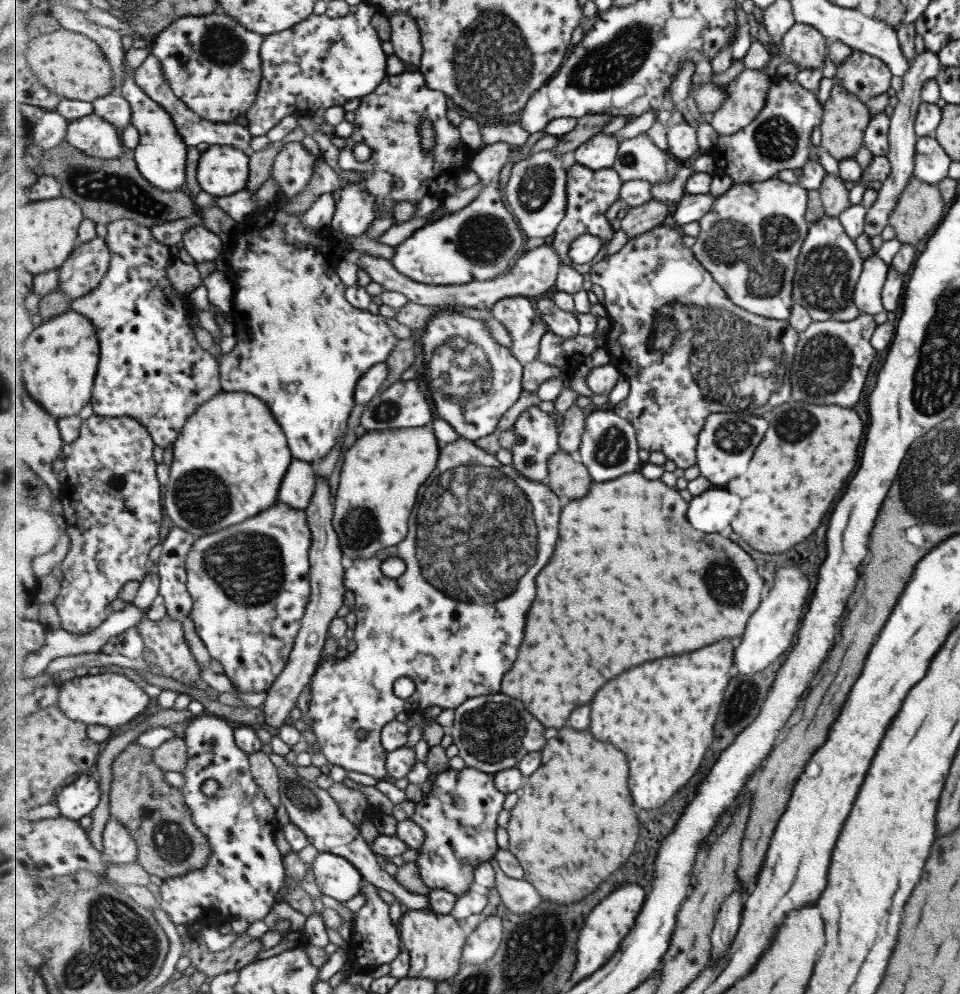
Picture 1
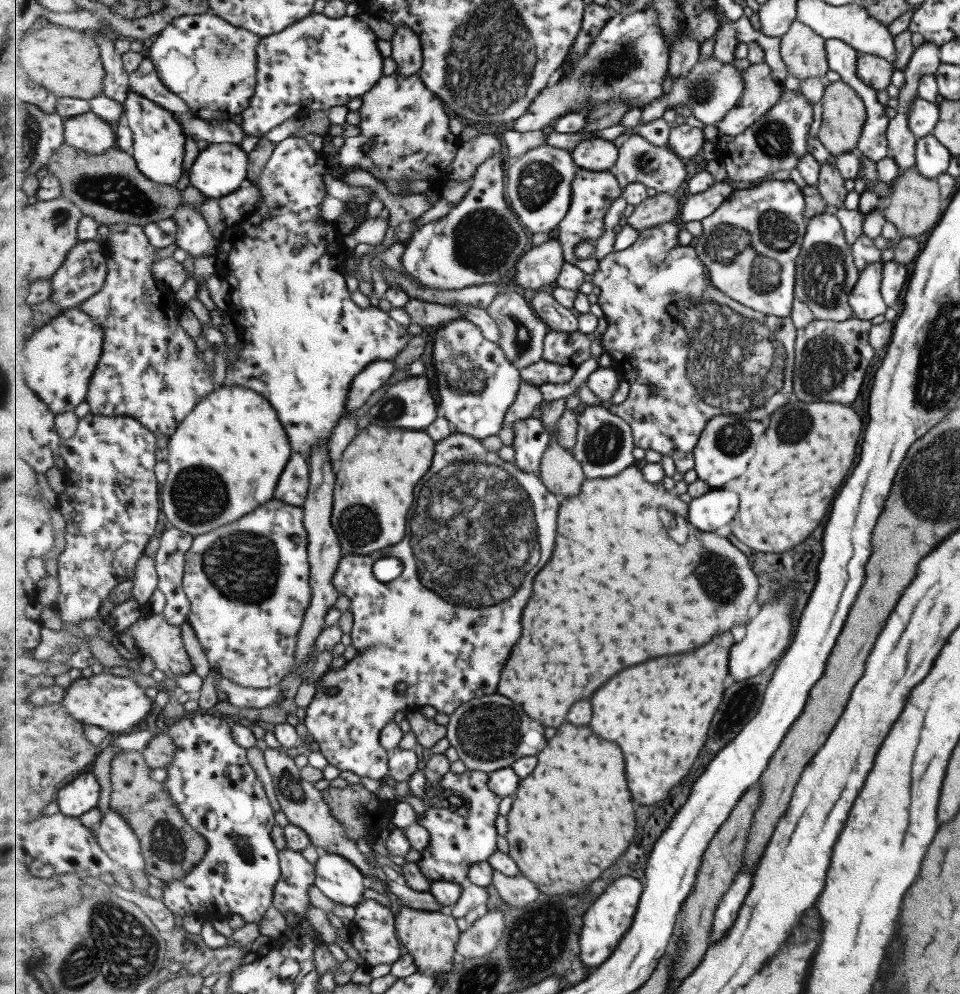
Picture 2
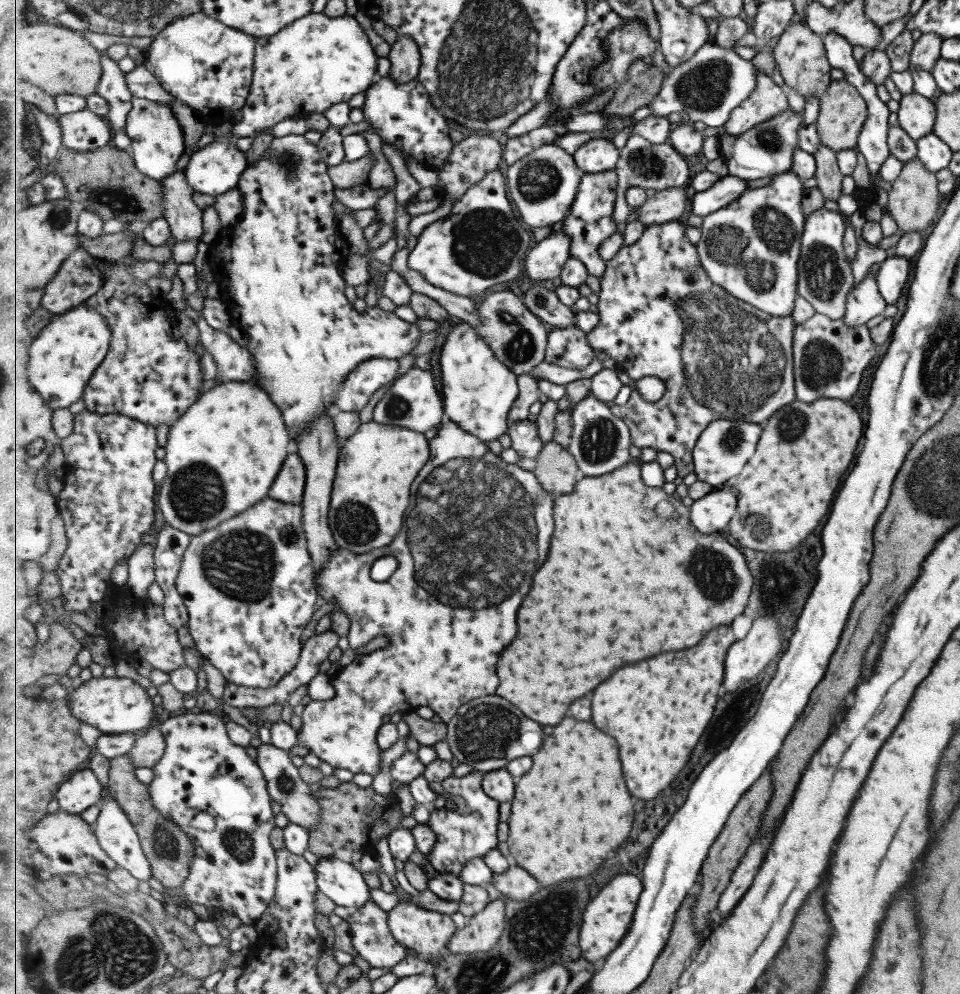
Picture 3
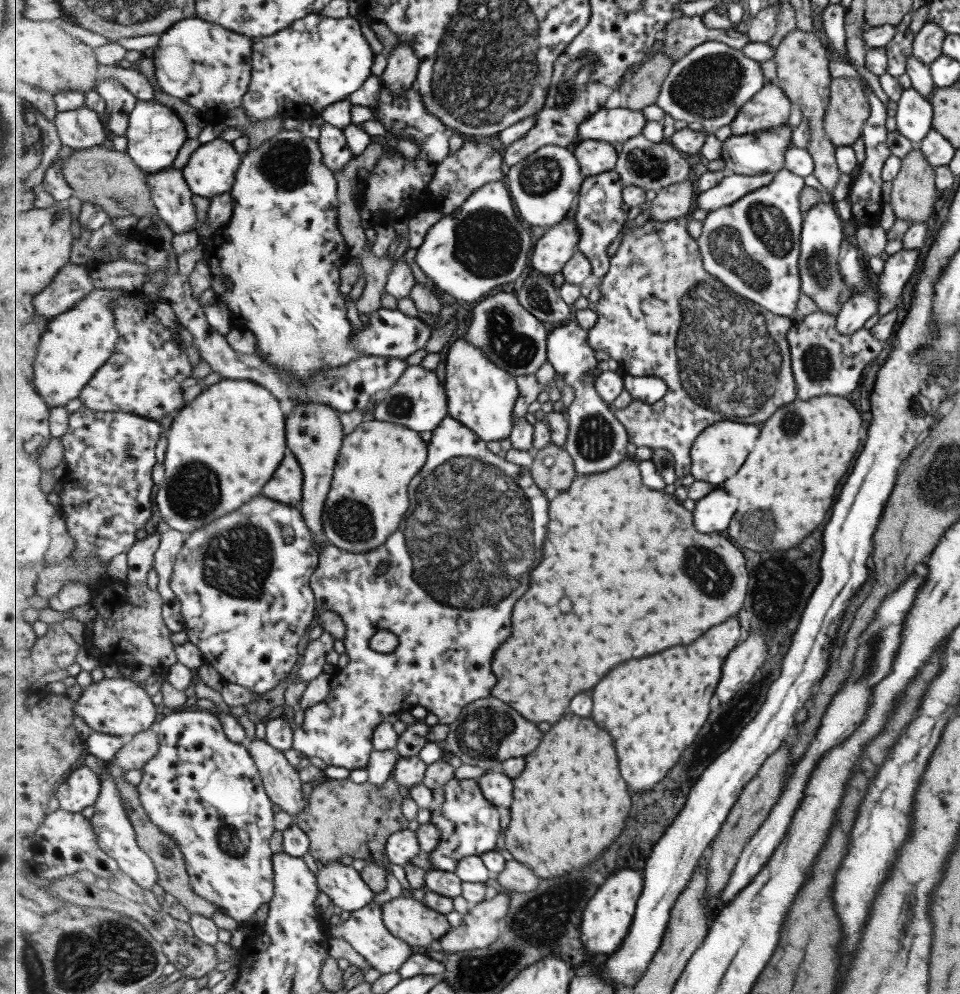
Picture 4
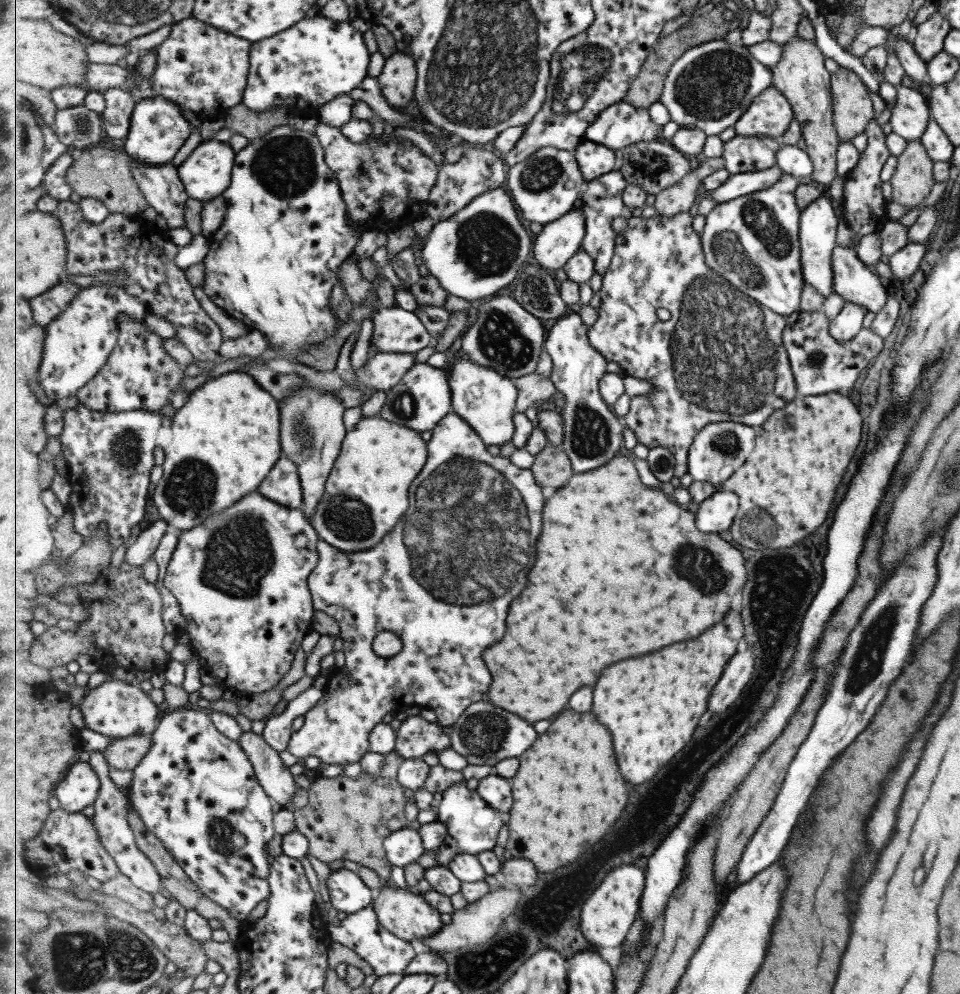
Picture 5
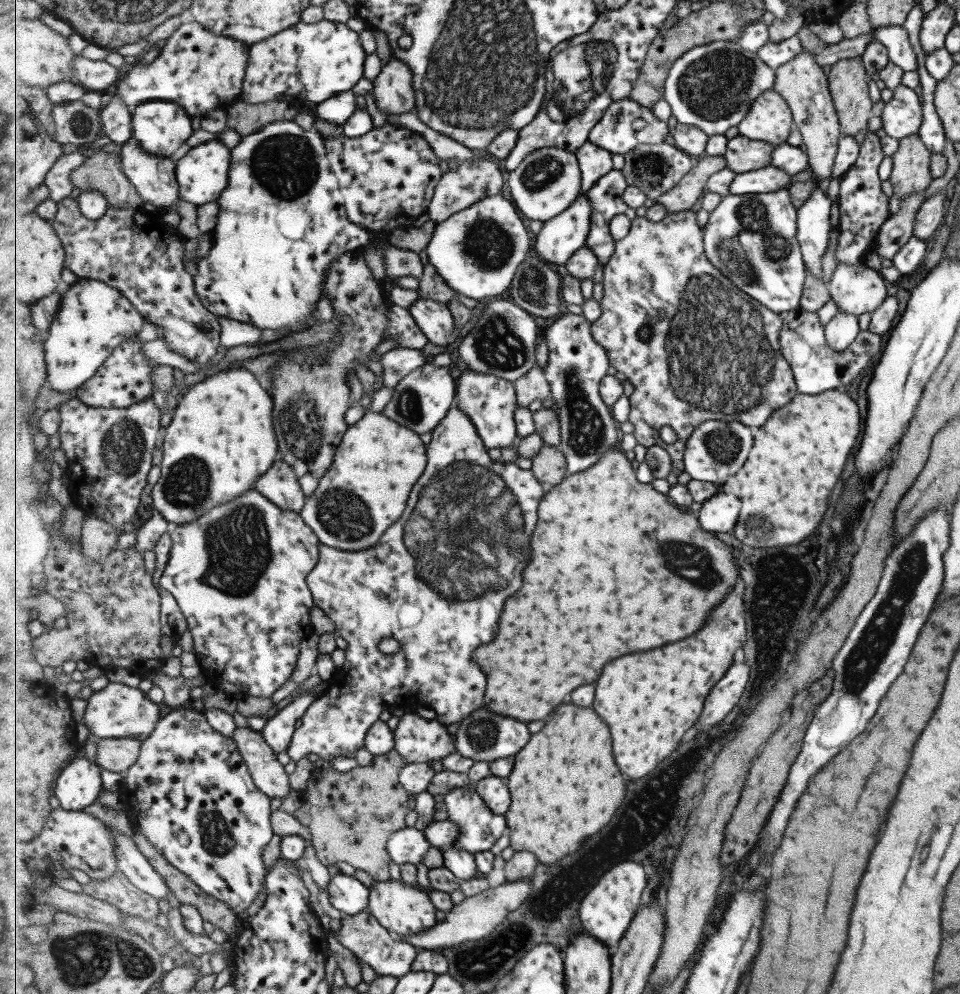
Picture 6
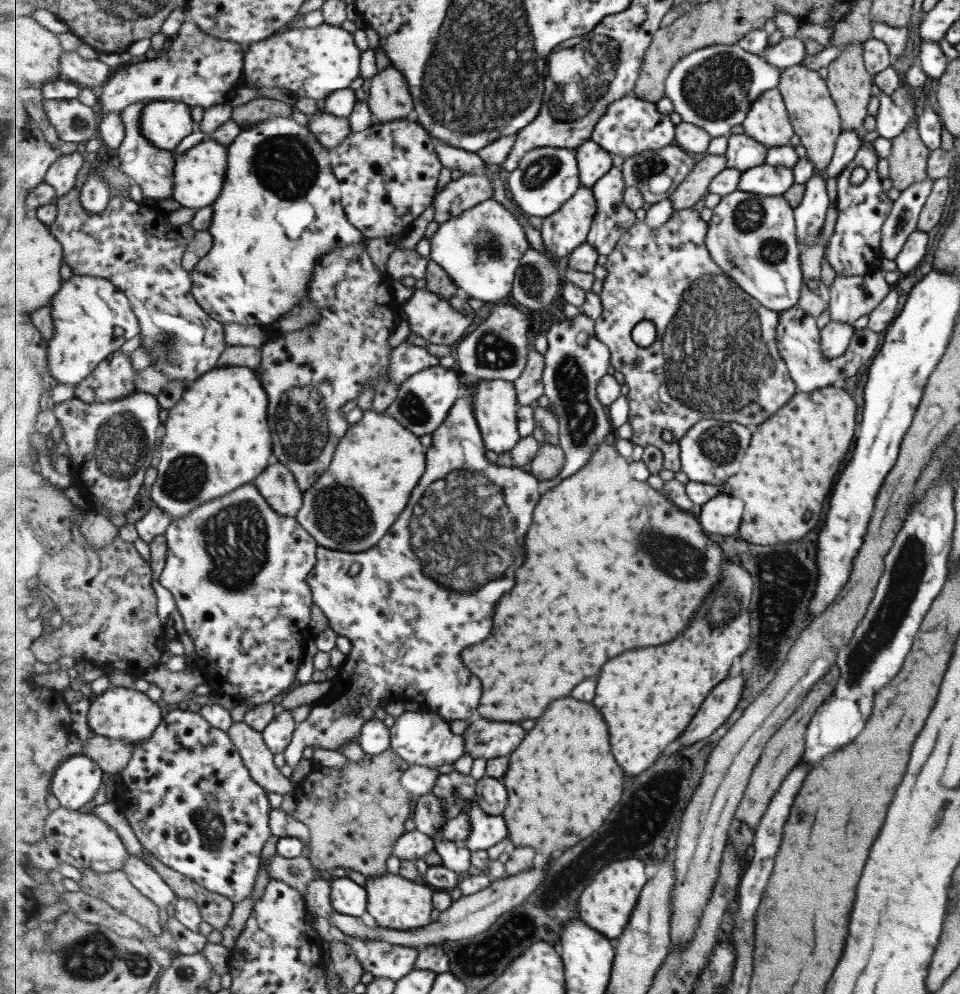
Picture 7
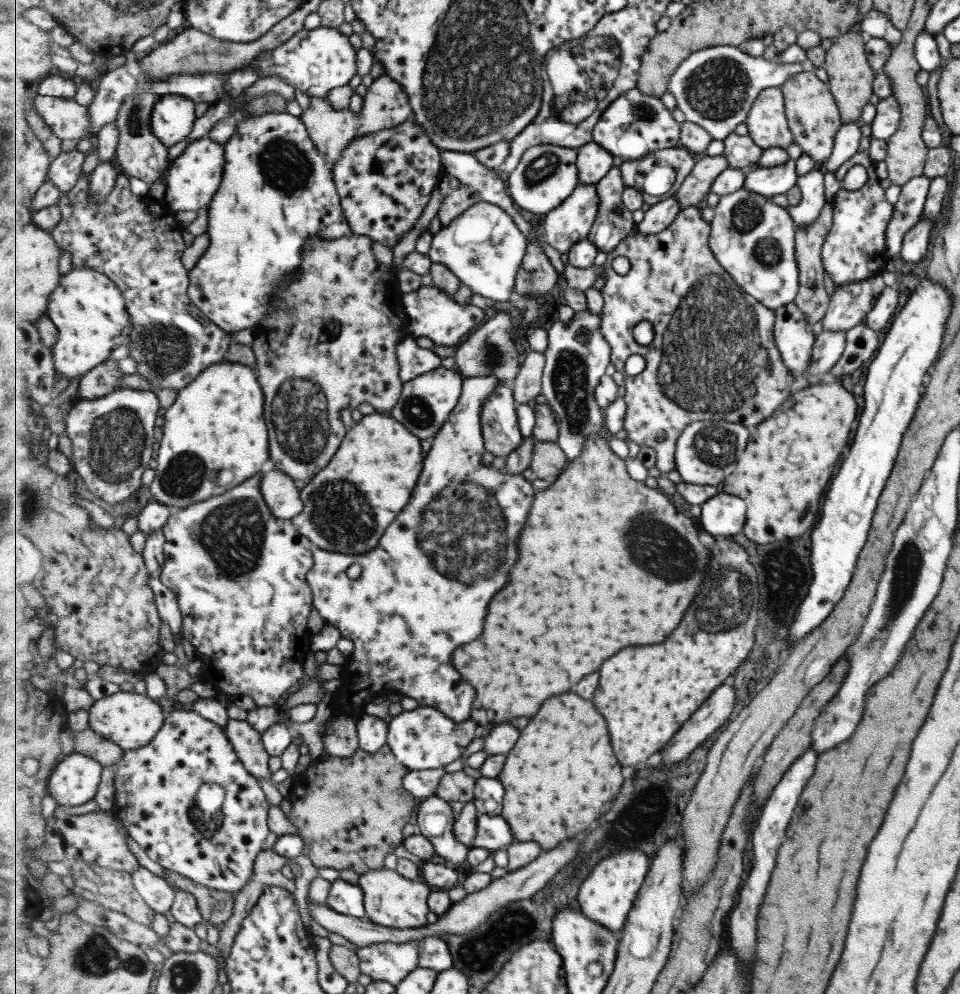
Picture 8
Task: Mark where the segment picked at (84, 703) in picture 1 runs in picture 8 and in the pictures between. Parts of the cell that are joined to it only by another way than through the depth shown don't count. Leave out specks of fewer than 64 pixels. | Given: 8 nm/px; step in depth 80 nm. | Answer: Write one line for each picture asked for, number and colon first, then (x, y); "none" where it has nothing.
2: (116, 704)
3: (114, 705)
4: (116, 706)
5: (116, 709)
6: (117, 711)
7: (128, 714)
8: (132, 720)

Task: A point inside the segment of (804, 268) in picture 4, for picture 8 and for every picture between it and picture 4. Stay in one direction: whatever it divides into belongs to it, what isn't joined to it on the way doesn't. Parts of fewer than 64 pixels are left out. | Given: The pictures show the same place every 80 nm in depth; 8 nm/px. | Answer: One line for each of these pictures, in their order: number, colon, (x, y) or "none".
5: (818, 220)
6: (814, 221)
7: (810, 212)
8: (810, 185)

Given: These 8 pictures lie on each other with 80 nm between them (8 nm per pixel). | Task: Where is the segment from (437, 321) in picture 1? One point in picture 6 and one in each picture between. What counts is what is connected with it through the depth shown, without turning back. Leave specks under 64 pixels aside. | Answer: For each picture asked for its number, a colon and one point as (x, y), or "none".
2: (478, 384)
3: (479, 391)
4: (481, 395)
5: (485, 398)
6: (491, 402)

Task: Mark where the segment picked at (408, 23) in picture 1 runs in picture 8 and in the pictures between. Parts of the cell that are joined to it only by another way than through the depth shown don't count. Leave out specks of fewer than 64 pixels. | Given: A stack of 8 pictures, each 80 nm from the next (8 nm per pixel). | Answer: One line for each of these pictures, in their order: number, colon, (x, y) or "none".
2: (408, 51)
3: (405, 55)
4: (402, 72)
5: (398, 81)
6: (394, 94)
7: (390, 98)
8: (387, 105)

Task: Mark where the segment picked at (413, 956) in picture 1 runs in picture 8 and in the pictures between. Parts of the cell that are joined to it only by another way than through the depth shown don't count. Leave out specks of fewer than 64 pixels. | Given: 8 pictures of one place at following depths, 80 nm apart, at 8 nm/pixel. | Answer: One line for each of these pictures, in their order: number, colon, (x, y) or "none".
2: (432, 937)
3: (425, 932)
4: (415, 922)
5: (407, 913)
6: (402, 908)
7: (395, 902)
8: (391, 900)

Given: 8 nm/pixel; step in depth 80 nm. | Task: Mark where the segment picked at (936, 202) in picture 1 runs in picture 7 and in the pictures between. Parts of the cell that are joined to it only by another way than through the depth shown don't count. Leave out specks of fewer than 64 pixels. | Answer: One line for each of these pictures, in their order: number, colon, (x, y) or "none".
2: (913, 206)
3: (912, 200)
4: (912, 194)
5: (912, 178)
6: (910, 173)
7: (907, 159)

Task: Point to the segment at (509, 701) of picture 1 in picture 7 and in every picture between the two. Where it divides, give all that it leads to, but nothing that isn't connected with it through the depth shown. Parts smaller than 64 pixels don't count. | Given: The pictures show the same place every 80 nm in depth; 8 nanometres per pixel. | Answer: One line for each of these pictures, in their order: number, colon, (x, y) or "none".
2: (490, 733)
3: (488, 732)
4: (488, 731)
5: (485, 734)
6: (483, 736)
7: (484, 739)

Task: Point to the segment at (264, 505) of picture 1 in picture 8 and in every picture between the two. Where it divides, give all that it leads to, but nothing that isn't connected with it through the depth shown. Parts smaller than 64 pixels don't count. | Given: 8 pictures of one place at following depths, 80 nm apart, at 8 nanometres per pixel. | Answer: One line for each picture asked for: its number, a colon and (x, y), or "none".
2: (225, 459)
3: (223, 455)
4: (229, 441)
5: (226, 438)
6: (221, 439)
7: (216, 439)
8: (216, 424)

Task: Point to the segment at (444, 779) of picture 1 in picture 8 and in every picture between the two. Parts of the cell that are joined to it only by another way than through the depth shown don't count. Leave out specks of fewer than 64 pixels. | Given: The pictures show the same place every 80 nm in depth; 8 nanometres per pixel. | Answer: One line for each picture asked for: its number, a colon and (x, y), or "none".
2: (461, 837)
3: (467, 827)
4: (470, 824)
5: (474, 825)
6: (480, 826)
7: (488, 830)
8: (494, 831)

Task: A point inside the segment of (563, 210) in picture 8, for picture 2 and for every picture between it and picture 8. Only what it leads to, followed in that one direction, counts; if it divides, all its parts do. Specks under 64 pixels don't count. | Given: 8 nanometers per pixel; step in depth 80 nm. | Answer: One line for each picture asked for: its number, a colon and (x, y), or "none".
2: (541, 265)
3: (547, 260)
4: (558, 244)
5: (558, 242)
6: (560, 238)
7: (563, 232)

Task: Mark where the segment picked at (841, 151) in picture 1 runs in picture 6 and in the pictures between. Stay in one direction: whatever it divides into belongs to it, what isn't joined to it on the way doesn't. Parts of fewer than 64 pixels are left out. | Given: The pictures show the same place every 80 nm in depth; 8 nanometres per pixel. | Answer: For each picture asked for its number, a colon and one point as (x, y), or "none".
2: (842, 113)
3: (842, 111)
4: (848, 109)
5: (851, 107)
6: (847, 81)

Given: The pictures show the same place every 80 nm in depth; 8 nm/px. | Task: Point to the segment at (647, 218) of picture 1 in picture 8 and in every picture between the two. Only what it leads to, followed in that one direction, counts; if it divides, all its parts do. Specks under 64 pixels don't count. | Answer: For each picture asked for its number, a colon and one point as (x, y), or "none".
2: (657, 210)
3: (665, 206)
4: (671, 203)
5: (679, 198)
6: (683, 197)
7: (695, 187)
8: (698, 185)

